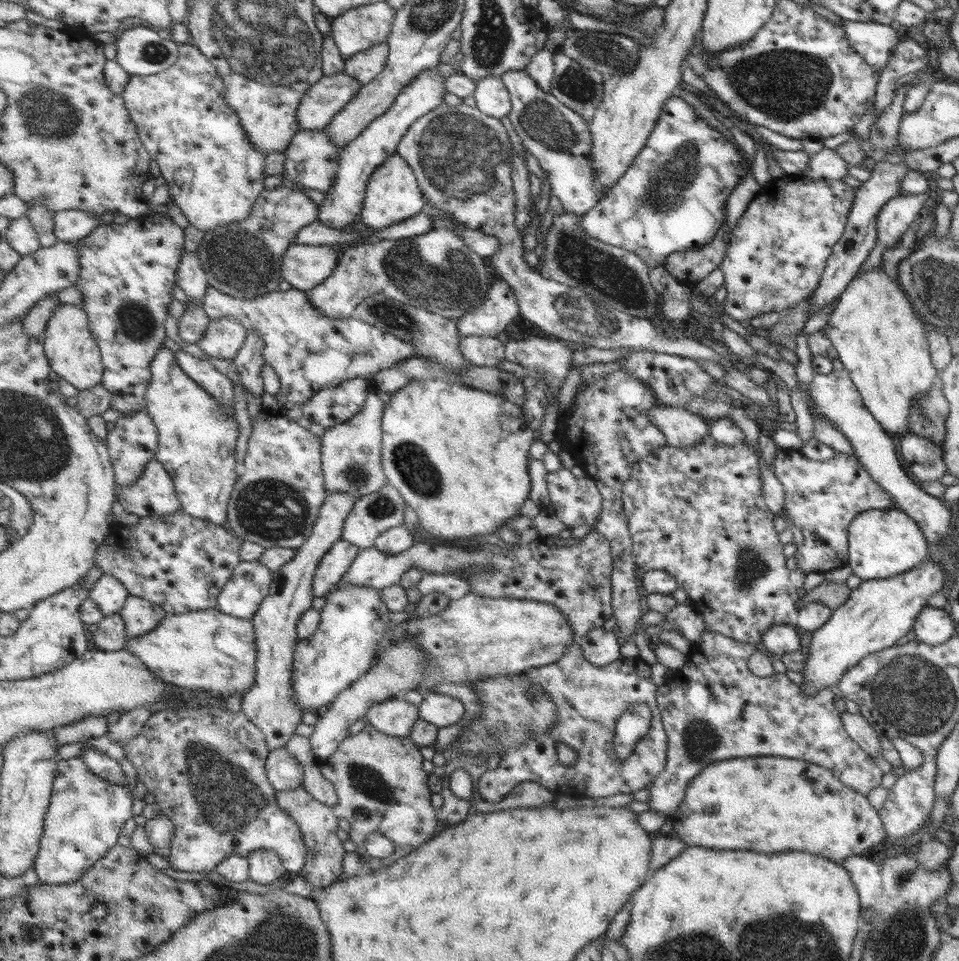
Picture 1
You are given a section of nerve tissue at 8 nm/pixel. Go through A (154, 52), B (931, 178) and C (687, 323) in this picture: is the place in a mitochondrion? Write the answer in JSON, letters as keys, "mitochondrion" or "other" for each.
{"A":"mitochondrion","B":"other","C":"other"}

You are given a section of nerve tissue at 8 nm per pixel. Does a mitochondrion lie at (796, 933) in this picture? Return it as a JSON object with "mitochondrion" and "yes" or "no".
{"mitochondrion":"yes"}

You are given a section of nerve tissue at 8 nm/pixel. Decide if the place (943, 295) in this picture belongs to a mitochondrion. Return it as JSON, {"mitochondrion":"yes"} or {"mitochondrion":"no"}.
{"mitochondrion":"yes"}

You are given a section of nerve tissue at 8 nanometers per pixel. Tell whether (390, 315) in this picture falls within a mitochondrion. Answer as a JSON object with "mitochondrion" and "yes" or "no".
{"mitochondrion":"yes"}

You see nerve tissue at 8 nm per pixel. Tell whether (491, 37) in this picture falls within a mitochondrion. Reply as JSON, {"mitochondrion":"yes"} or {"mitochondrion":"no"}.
{"mitochondrion":"yes"}

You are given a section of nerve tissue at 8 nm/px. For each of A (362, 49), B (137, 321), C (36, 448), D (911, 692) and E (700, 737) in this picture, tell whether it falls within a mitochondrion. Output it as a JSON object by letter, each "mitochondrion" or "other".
{"A":"other","B":"mitochondrion","C":"mitochondrion","D":"mitochondrion","E":"mitochondrion"}

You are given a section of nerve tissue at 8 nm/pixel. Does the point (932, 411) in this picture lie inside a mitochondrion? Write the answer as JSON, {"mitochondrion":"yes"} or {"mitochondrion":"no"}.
{"mitochondrion":"yes"}

